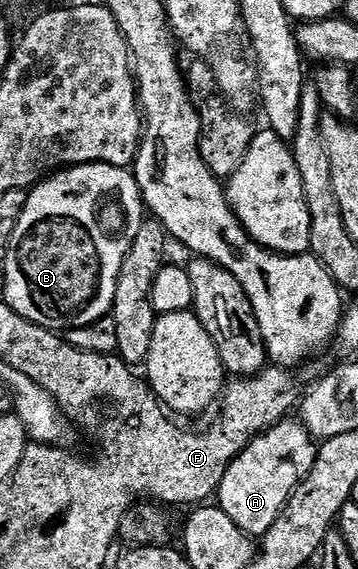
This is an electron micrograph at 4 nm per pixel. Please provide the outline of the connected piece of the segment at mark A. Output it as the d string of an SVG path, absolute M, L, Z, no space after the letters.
M293 418L282 420L274 428L256 436L227 466L227 474L223 474L223 482L215 493L216 503L246 536L265 536L294 490L311 470L317 449L318 445L306 432L303 423L296 419L293 421Z

